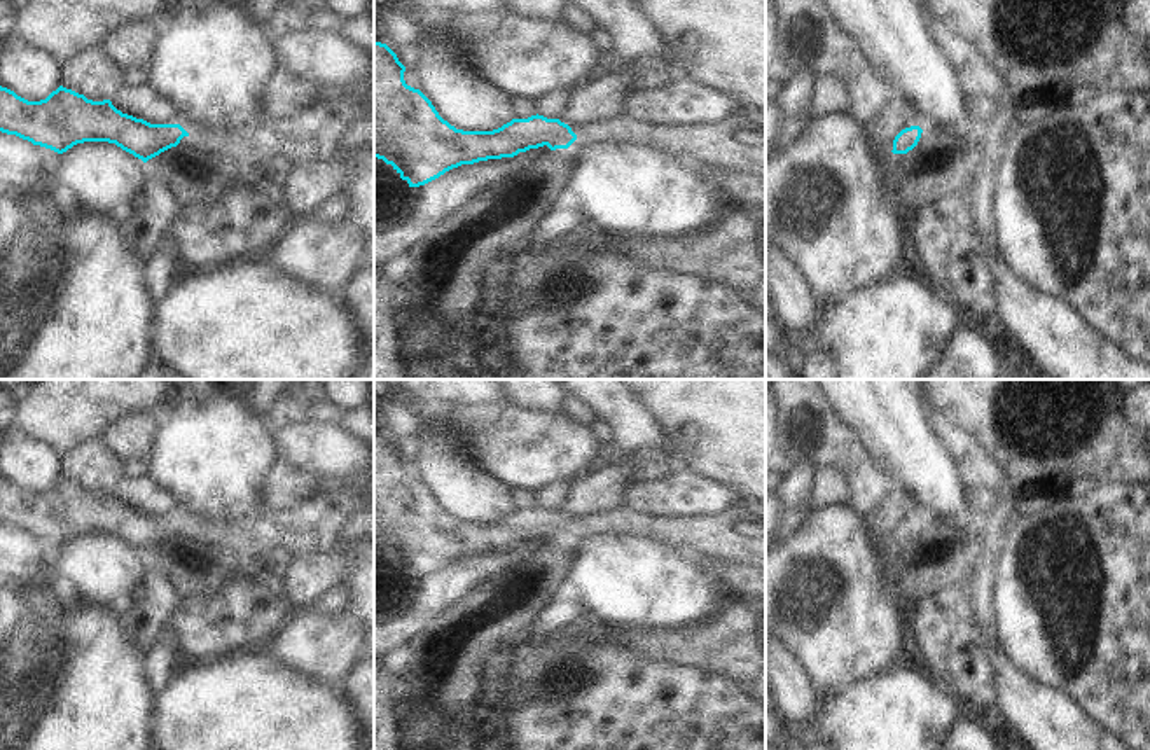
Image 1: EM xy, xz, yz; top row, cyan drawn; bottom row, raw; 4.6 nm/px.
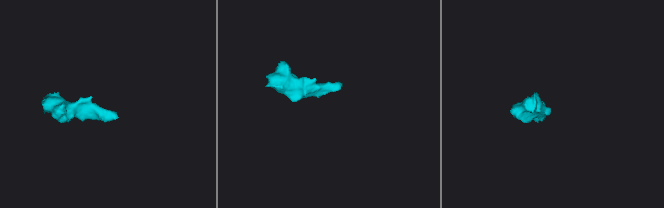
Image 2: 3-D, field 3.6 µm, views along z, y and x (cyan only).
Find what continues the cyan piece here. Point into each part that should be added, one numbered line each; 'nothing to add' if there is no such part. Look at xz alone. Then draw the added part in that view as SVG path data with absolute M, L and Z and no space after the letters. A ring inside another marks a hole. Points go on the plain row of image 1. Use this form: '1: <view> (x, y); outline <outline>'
1: xz (713, 537); outline M624 505L580 519L582 535L627 531L669 544L683 559L708 558L766 572L766 538L734 531L724 516L652 517Z

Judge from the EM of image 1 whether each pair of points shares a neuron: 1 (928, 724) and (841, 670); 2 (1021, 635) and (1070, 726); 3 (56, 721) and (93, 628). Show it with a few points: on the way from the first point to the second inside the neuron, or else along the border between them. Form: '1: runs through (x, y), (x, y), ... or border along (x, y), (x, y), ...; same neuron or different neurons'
1: border along (899, 666), (869, 675), (824, 696); different neurons
2: border along (1016, 666), (1046, 686), (1063, 691), (1086, 712); different neurons
3: runs through (70, 698), (70, 677), (86, 651); same neuron

